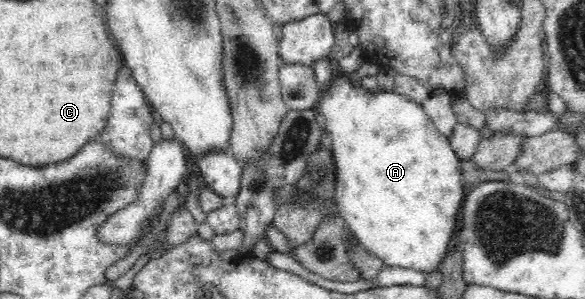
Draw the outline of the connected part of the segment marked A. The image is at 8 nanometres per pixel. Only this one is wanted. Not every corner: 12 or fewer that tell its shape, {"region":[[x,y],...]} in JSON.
{"region":[[335,72],[333,198],[383,265],[440,270],[468,191],[422,104]]}

